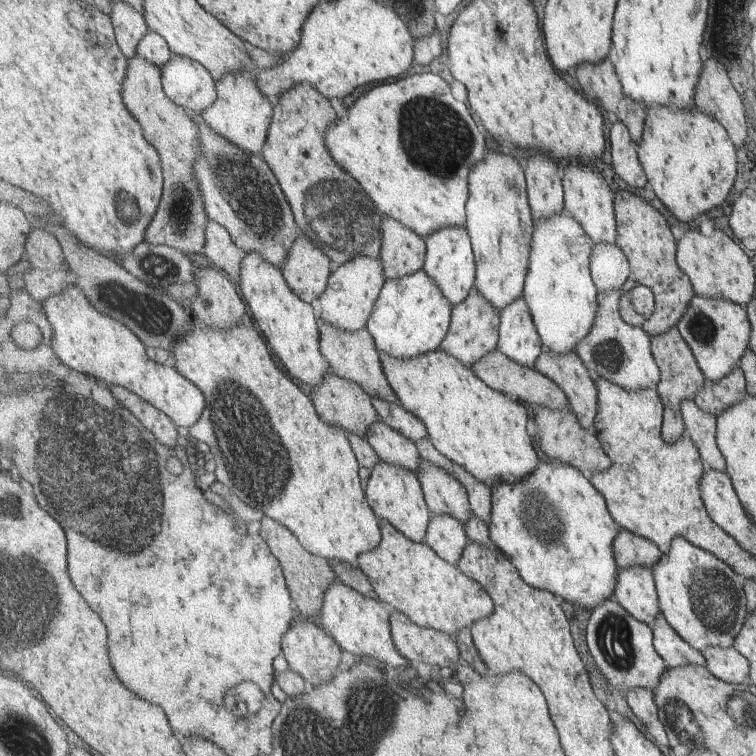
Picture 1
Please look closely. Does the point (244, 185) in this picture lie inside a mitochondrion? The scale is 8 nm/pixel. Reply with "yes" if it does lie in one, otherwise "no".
yes

